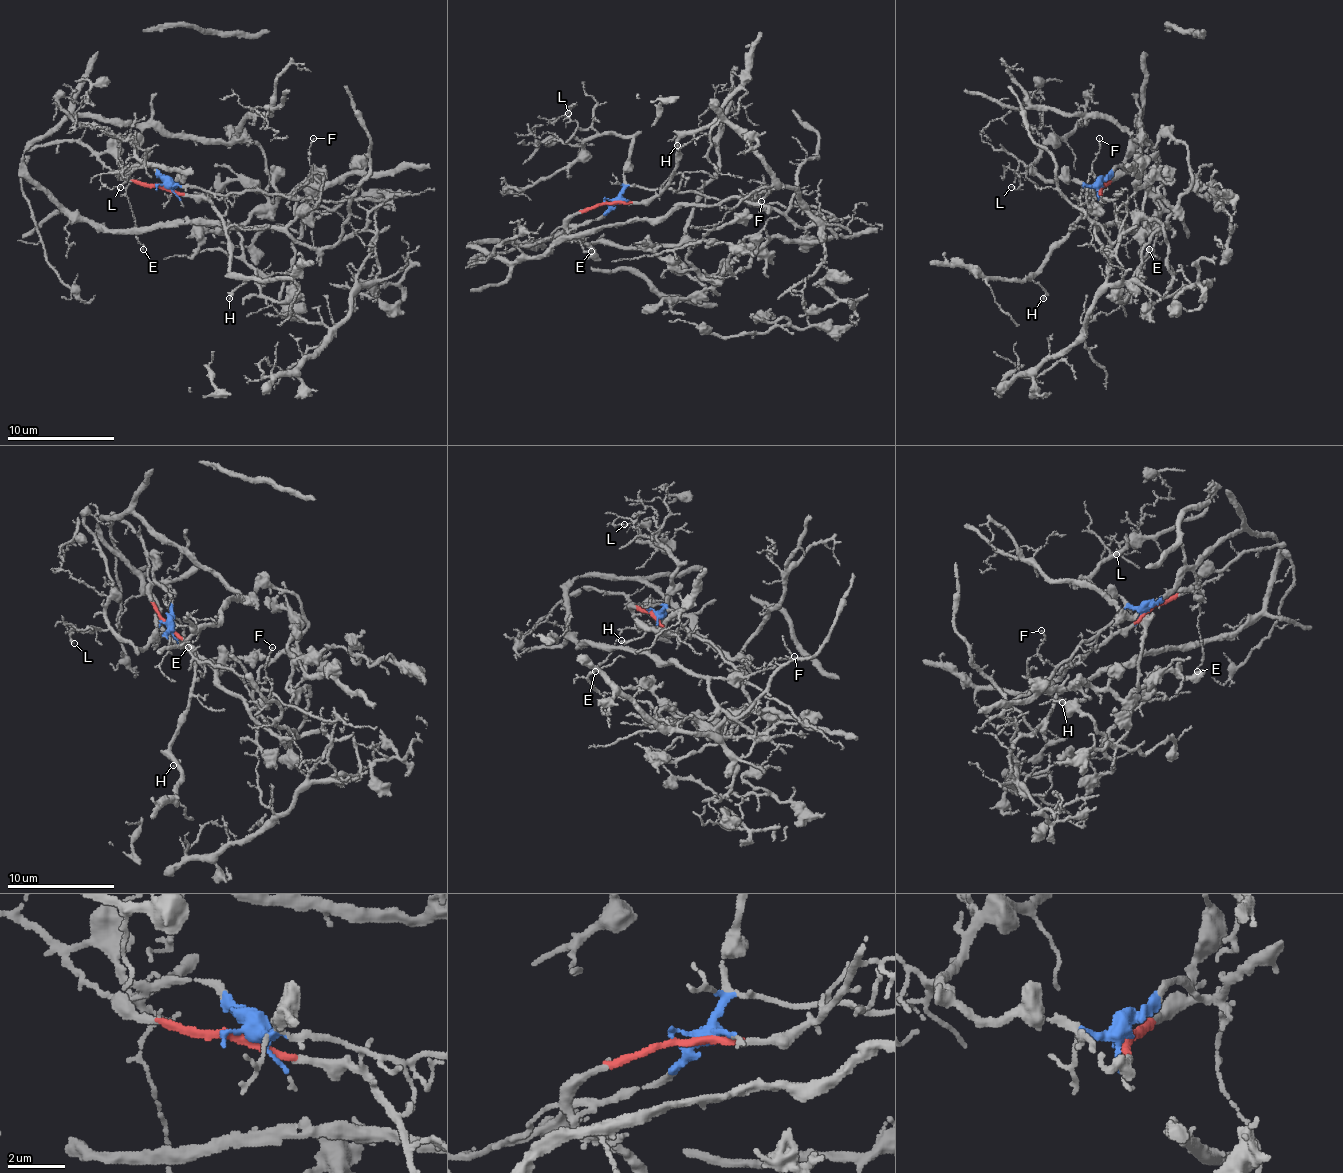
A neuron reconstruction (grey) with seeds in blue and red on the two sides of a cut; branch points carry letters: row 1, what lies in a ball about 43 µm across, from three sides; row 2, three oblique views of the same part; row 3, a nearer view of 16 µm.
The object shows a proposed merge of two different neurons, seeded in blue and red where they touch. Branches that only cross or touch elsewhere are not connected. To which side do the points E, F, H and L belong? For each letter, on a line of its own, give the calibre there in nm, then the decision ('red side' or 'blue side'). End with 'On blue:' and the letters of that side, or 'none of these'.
E: calibre 100 nm; red side
F: calibre 100 nm; blue side
H: calibre 170 nm; red side
L: calibre 90 nm; blue side
On blue: F, L

